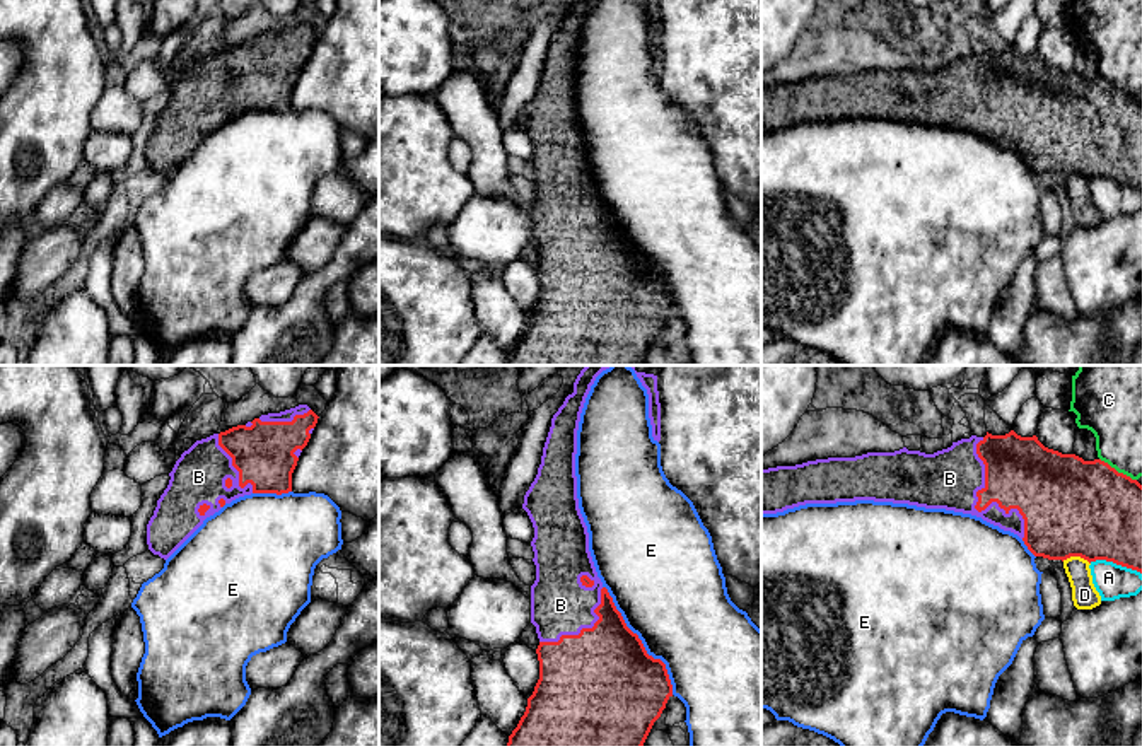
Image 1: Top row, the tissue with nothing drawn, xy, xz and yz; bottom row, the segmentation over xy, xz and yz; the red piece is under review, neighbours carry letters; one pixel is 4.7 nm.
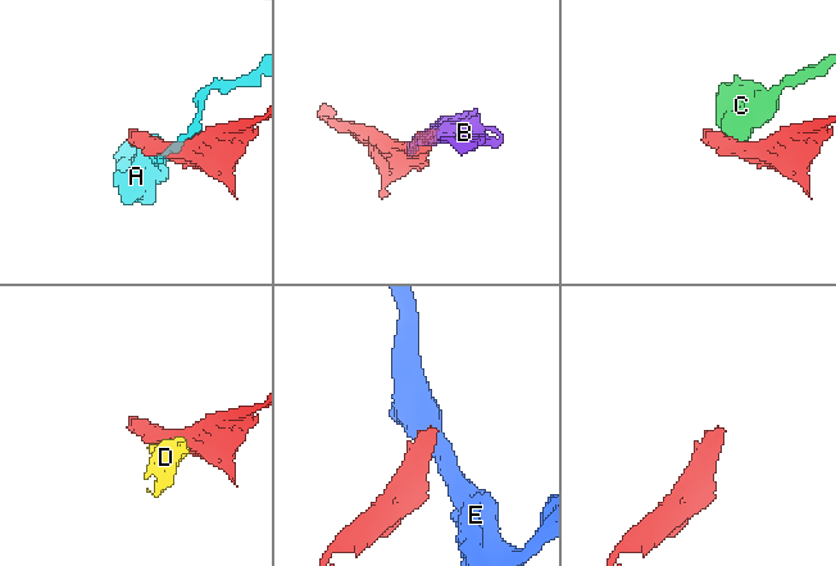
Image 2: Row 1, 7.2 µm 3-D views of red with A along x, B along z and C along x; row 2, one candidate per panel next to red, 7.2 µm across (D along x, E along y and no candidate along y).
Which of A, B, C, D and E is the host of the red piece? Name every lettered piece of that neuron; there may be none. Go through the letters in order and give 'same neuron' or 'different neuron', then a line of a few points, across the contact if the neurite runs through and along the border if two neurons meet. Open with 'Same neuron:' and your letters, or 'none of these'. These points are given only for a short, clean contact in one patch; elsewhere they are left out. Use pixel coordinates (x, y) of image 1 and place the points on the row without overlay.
Same neuron: B
A: different neuron
B: same neuron
C: different neuron
D: different neuron
E: different neuron

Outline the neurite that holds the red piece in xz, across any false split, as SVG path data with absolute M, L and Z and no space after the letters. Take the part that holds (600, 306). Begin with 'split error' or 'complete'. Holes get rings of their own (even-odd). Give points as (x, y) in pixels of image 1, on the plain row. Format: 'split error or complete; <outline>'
split error; M574 0L574 10L553 32L538 92L524 113L522 126L534 145L531 164L536 198L531 203L531 241L539 256L539 297L505 365L642 365L673 314L666 282L649 273L638 253L626 244L597 195L589 169L589 150L577 116L575 72L580 31L592 2Z

